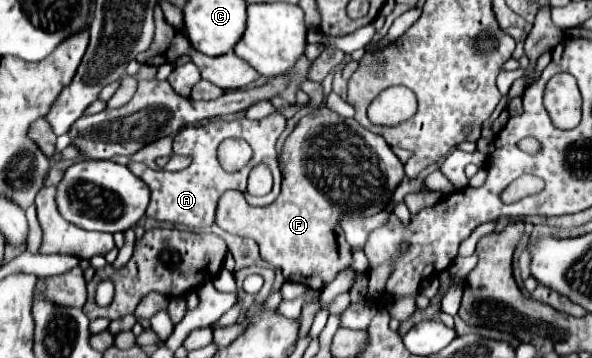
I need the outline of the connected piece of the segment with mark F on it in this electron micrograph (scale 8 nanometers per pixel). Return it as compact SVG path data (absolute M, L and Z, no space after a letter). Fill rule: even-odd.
M326 105L318 107L314 113L298 121L294 131L282 145L278 165L282 171L282 191L274 203L266 207L254 207L248 205L243 193L230 190L218 201L214 223L232 235L254 239L260 245L262 259L268 265L278 267L286 281L304 283L312 289L324 289L336 277L336 273L352 265L352 251L350 245L344 241L338 219L342 217L342 213L368 217L384 211L392 197L392 191L404 177L404 165L380 135L364 129L354 119L340 117Z

